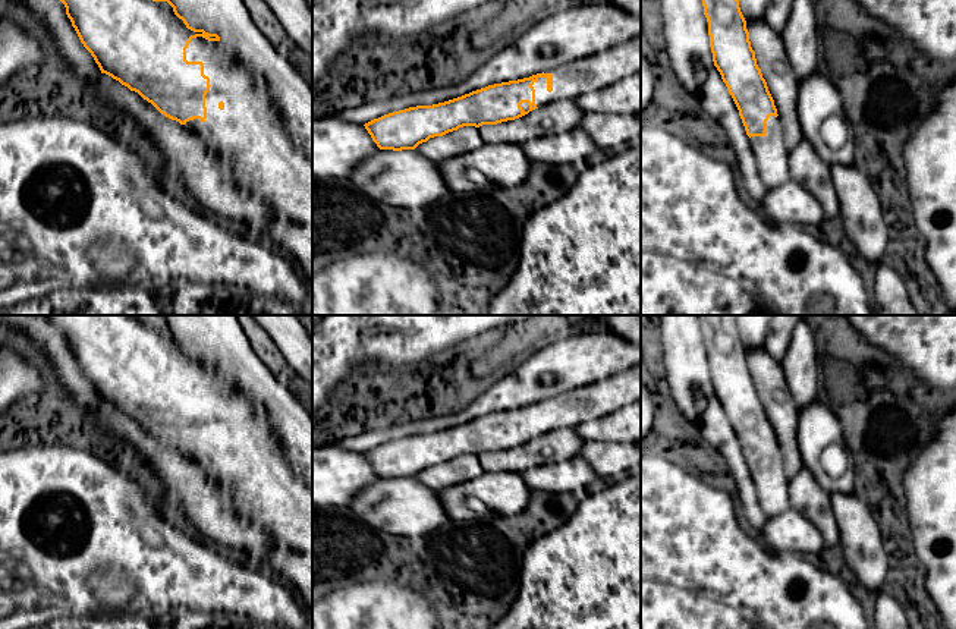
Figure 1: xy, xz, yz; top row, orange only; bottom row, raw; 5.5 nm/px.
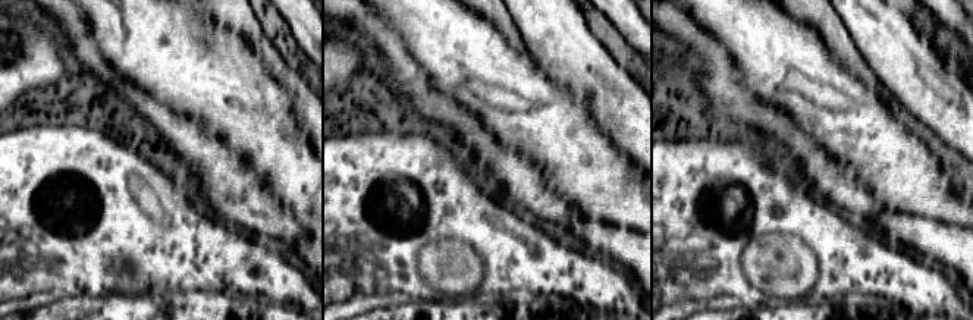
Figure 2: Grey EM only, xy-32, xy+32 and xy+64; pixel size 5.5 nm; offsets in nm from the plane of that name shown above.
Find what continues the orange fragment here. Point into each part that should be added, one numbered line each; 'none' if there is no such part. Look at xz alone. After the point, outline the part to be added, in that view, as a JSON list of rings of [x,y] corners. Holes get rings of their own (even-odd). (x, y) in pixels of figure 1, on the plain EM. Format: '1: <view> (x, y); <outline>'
1: xz (596, 401); [[[641,362],[608,378],[544,402],[553,403],[553,419],[547,419],[545,406],[538,406],[532,413],[537,435],[557,430],[573,430],[576,425],[604,418],[620,408],[641,402]]]

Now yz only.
1: yz (773, 488); [[[777,446],[767,449],[765,465],[751,465],[758,503],[767,518],[774,518],[790,507],[790,481],[784,472],[784,456]]]

